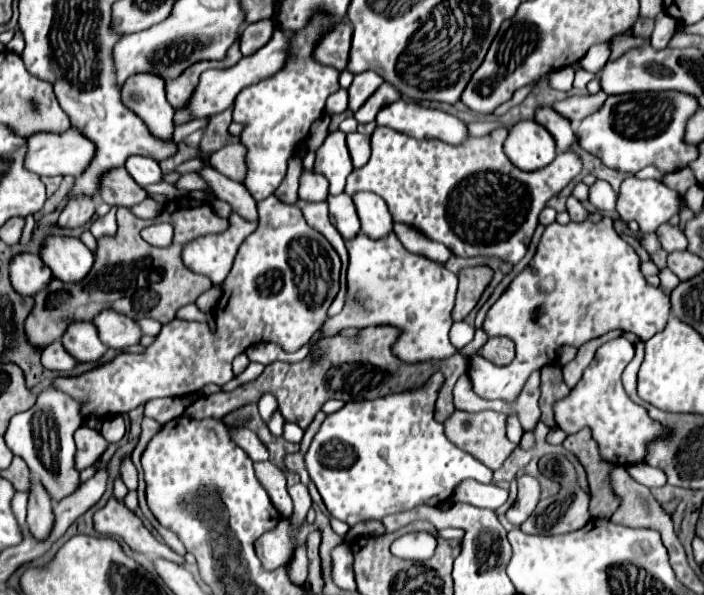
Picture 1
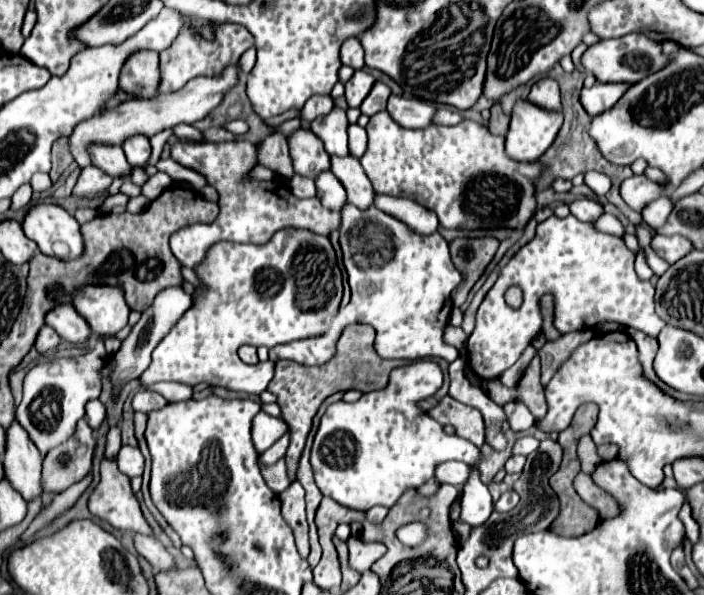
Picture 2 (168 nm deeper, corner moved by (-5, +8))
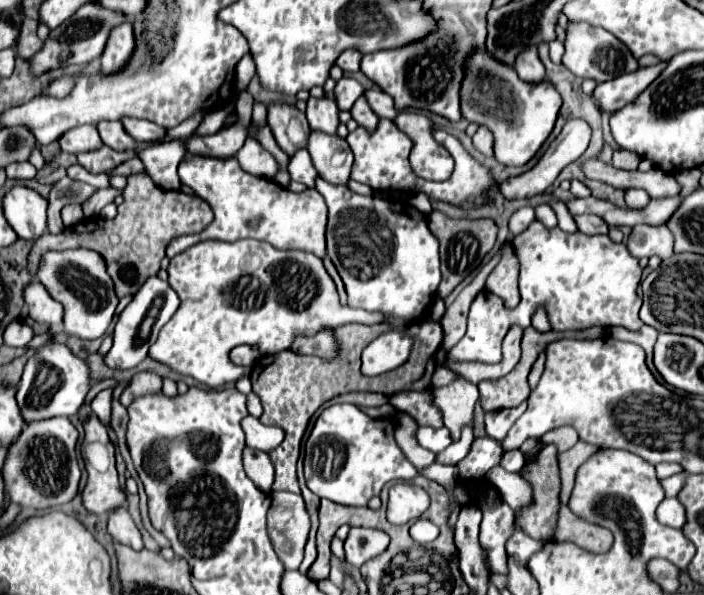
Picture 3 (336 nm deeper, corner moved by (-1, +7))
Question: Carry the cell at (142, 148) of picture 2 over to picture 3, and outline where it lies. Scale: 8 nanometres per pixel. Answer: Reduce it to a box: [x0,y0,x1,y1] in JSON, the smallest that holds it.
[97,122,137,152]

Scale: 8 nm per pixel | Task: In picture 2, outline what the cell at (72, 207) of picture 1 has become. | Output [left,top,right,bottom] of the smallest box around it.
[73,165,113,197]

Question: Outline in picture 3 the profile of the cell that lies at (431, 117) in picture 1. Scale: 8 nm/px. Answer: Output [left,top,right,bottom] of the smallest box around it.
[365,90,399,120]

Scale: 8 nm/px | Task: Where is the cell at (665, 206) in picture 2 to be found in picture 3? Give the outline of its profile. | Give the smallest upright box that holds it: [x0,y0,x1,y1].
[625,188,651,210]

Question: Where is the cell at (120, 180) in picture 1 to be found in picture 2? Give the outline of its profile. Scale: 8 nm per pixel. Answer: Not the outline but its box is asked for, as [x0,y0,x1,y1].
[89,143,131,179]

